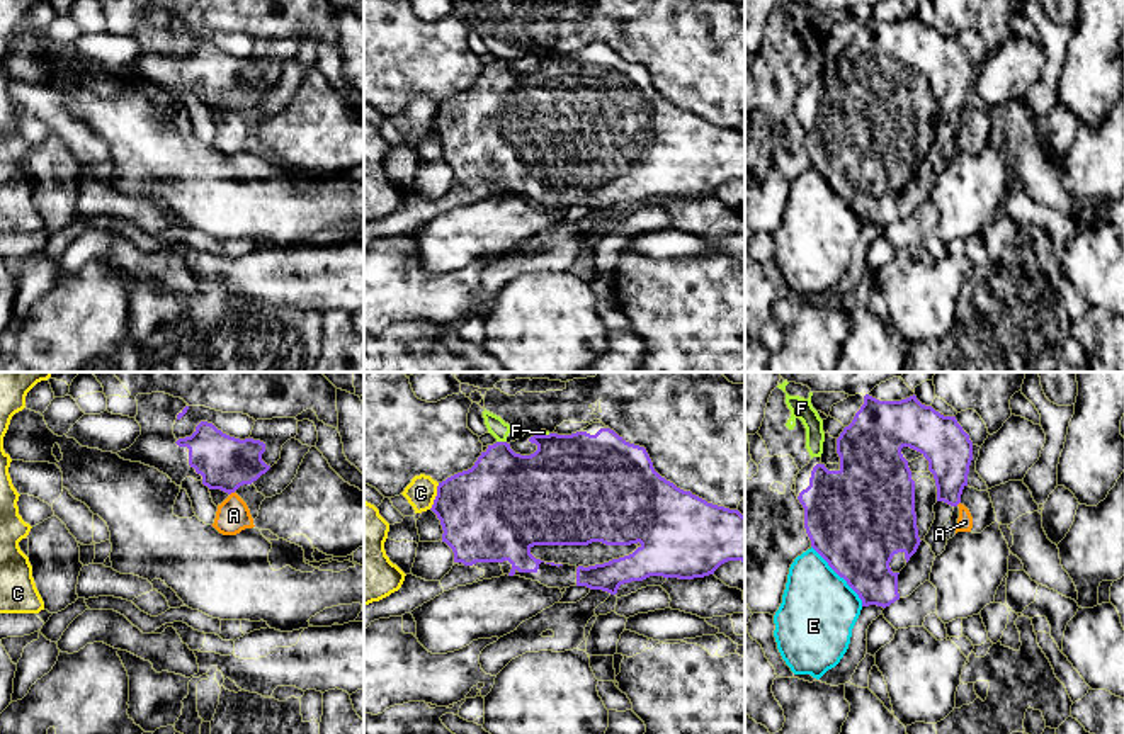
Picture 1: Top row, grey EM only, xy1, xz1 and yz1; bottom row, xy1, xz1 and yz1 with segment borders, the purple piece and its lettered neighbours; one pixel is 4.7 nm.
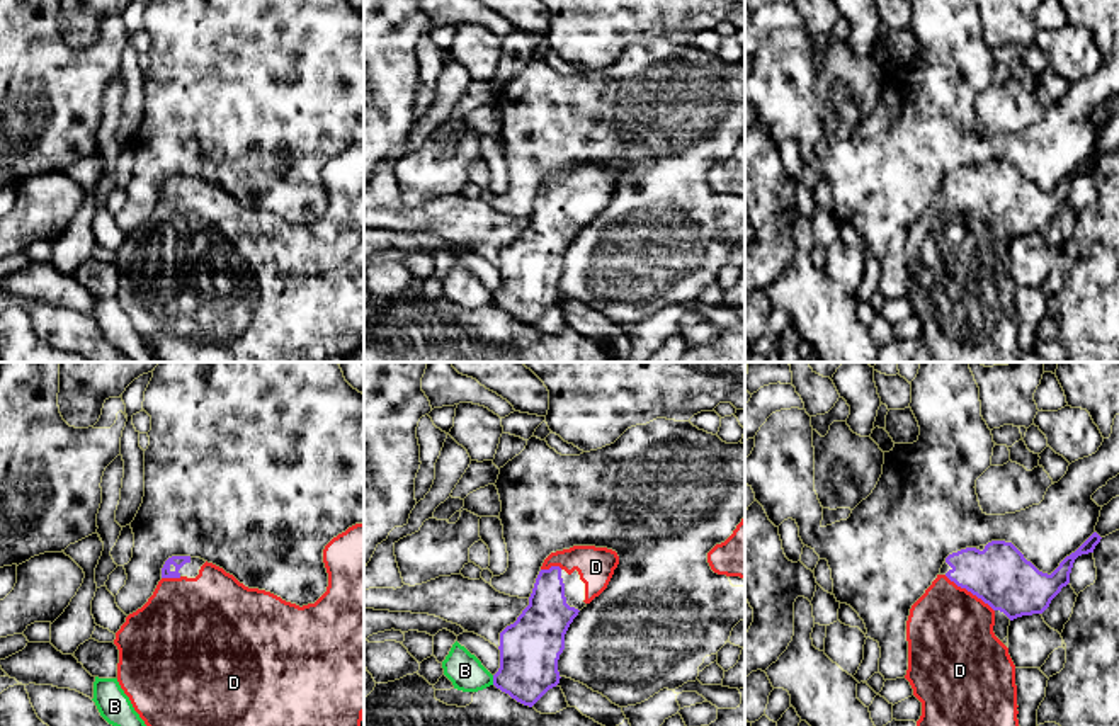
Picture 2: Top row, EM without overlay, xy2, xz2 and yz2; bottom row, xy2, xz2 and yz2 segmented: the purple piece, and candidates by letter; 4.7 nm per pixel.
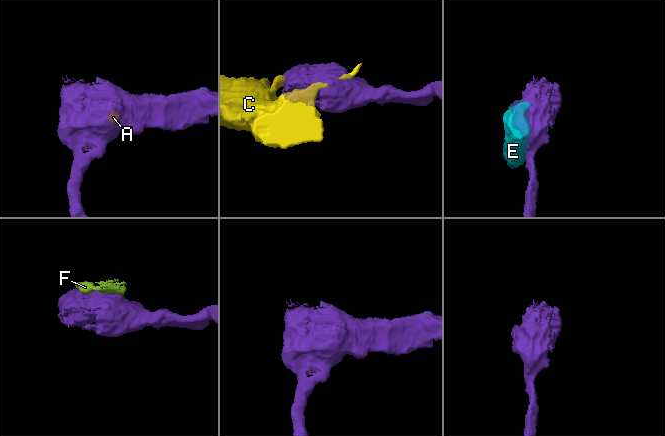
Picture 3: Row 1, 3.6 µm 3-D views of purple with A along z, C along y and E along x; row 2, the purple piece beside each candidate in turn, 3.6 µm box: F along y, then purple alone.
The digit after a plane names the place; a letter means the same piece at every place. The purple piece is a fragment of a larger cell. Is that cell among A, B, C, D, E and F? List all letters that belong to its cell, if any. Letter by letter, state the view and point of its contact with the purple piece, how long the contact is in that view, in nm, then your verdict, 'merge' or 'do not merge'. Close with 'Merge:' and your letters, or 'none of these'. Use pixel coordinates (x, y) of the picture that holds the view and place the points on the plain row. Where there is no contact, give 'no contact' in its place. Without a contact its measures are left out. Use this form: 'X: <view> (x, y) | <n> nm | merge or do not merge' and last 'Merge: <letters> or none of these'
A: xy1 (232, 111) | 30 nm | do not merge
B: xz2 (494, 300) | 50 nm | do not merge
C: xz1 (436, 116) | 140 nm | do not merge
D: yz2 (970, 209) | 300 nm | merge
E: yz1 (840, 196) | 380 nm | do not merge
F: xz1 (502, 62) | 50 nm | do not merge
Merge: D

